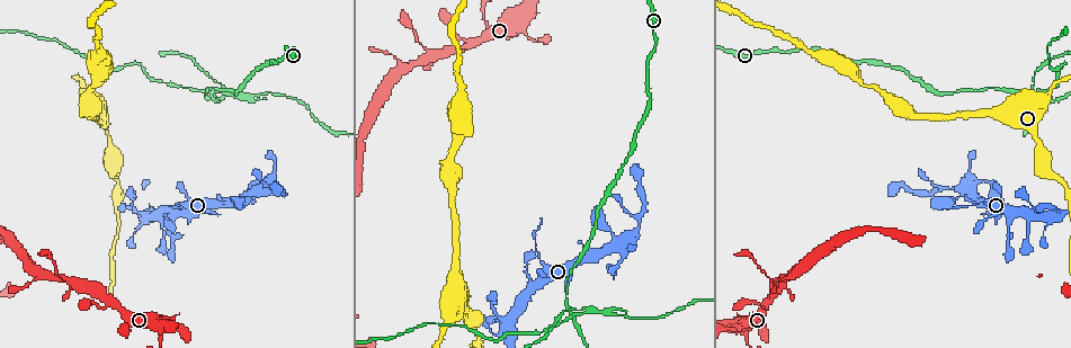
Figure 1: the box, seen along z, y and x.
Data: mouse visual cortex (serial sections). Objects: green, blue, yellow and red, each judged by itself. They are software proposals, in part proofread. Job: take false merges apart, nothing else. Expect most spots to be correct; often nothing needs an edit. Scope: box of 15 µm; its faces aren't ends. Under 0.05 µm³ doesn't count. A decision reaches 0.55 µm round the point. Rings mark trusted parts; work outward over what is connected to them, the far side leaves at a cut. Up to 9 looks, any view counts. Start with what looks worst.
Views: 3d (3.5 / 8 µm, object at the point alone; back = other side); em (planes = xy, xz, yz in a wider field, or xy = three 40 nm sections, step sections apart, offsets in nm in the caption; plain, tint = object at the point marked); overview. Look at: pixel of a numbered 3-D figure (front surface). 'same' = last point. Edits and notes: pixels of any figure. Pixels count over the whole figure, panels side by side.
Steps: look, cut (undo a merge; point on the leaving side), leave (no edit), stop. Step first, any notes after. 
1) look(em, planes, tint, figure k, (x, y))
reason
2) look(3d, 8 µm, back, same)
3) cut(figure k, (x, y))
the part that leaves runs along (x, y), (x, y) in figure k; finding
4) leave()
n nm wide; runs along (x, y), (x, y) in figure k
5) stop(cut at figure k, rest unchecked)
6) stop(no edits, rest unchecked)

look(3d, 8 µm, figure 1, (574, 317))
four or more arms meet

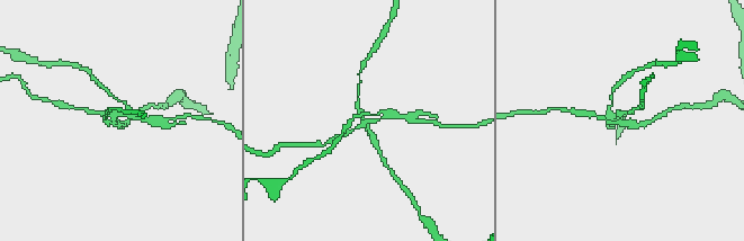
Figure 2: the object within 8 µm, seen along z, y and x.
look(em, planes, tint, figure 2, (619, 119))
4 arms; arms of 150, 150, 200, 200 nm; shape alone is not enough

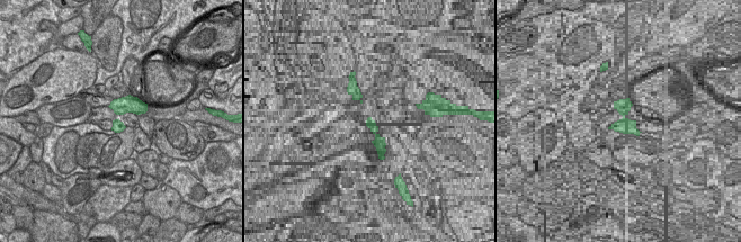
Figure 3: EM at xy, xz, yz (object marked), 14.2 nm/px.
cut(figure 2, (610, 115))
the part that leaves runs along (365, 123), (391, 116), (411, 117) in figure 2; a second cell is stuck on

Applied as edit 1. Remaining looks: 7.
look(3d, 3.5 µm, figure 1, (115, 176))
sharp bend

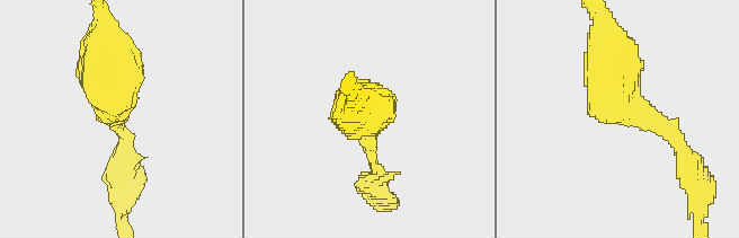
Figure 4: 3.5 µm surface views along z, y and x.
look(em, xy, step 5, tint, figure 4, (117, 114))
now the EM

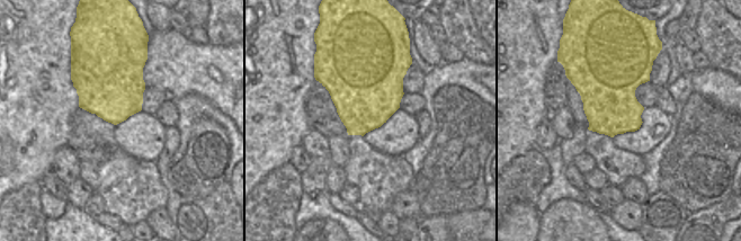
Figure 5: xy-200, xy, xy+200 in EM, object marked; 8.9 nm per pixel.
look(em, xy, step 3, tint, same)

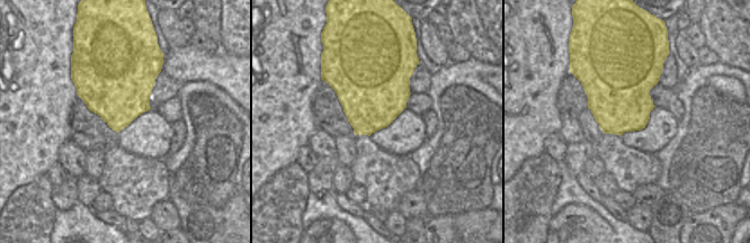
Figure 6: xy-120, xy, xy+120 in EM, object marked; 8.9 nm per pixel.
leave()
all the same cell

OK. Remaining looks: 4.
look(3d, 3.5 µm, back, figure 1, (1056, 217))
four or more arms meet

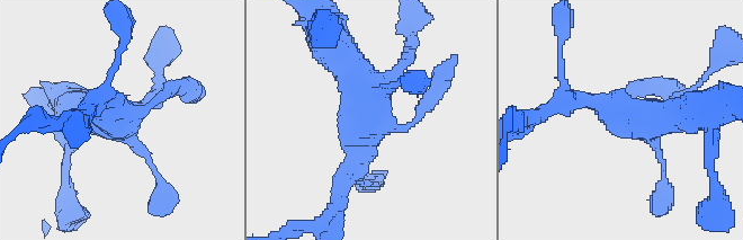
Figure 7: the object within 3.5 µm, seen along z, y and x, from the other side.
look(em, xy, step 2, tint, figure 7, (130, 118))
need the tissue

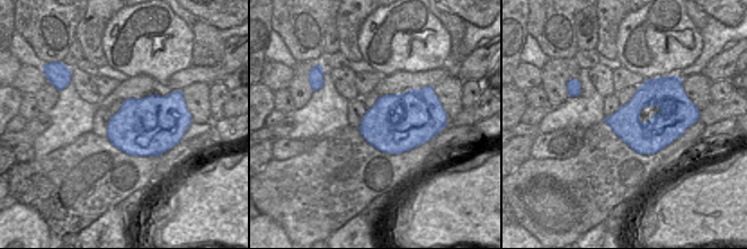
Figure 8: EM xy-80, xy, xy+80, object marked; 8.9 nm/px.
leave()
runs along (330, 38), (385, 123), (405, 129), (419, 117) in figure 7; all the same cell

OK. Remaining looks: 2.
look(3d, 3.5 µm, figure 1, (170, 237))
narrows sharply

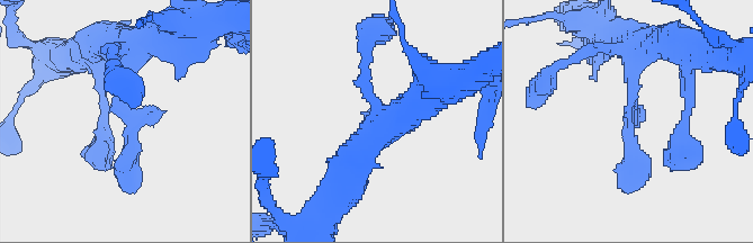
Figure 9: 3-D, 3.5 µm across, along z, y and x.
look(em, xy, step 3, tint, figure 9, (128, 115))

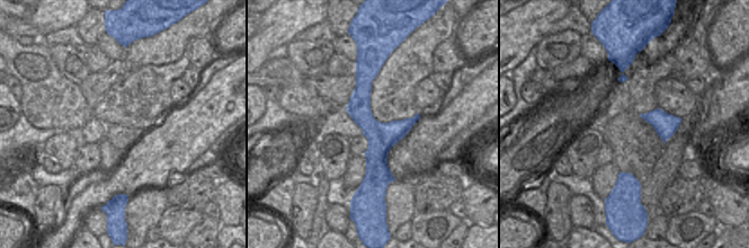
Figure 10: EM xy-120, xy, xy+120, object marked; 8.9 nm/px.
leave()
runs along (141, 41), (119, 100), (131, 189) in figure 9; continuous, no second cell

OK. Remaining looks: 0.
stop(cut at figure 2, rest unchecked)

